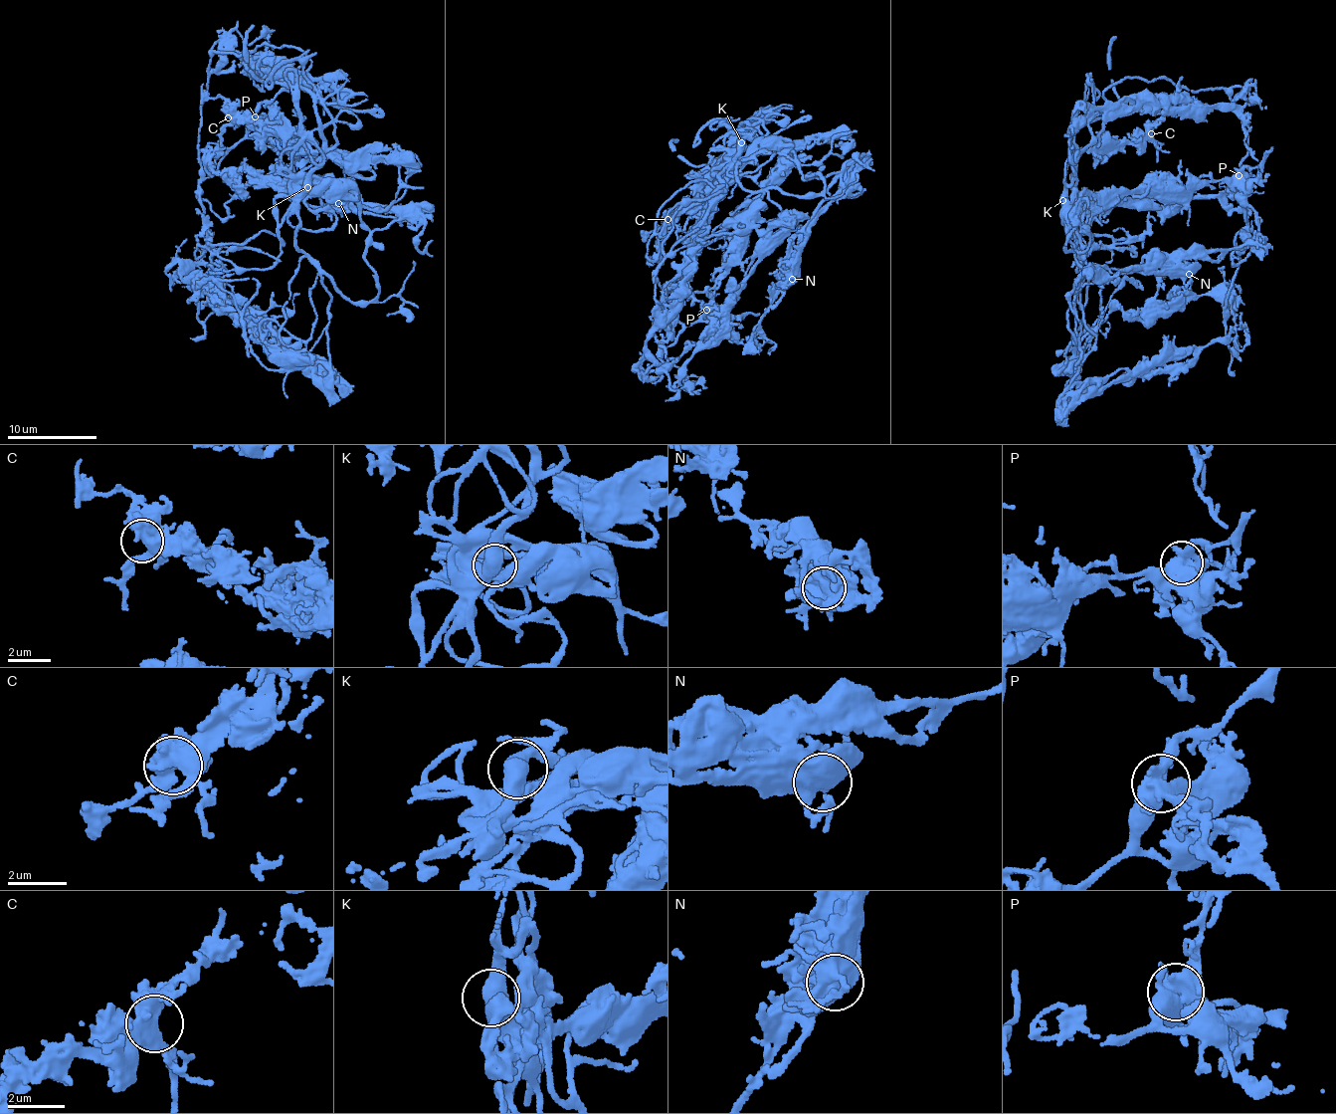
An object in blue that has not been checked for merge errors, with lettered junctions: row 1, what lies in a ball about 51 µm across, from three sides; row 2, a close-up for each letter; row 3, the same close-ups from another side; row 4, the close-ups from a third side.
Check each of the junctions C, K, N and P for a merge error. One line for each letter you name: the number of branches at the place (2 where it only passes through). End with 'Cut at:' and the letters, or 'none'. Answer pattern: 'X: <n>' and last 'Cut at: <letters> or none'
Cut at: none

